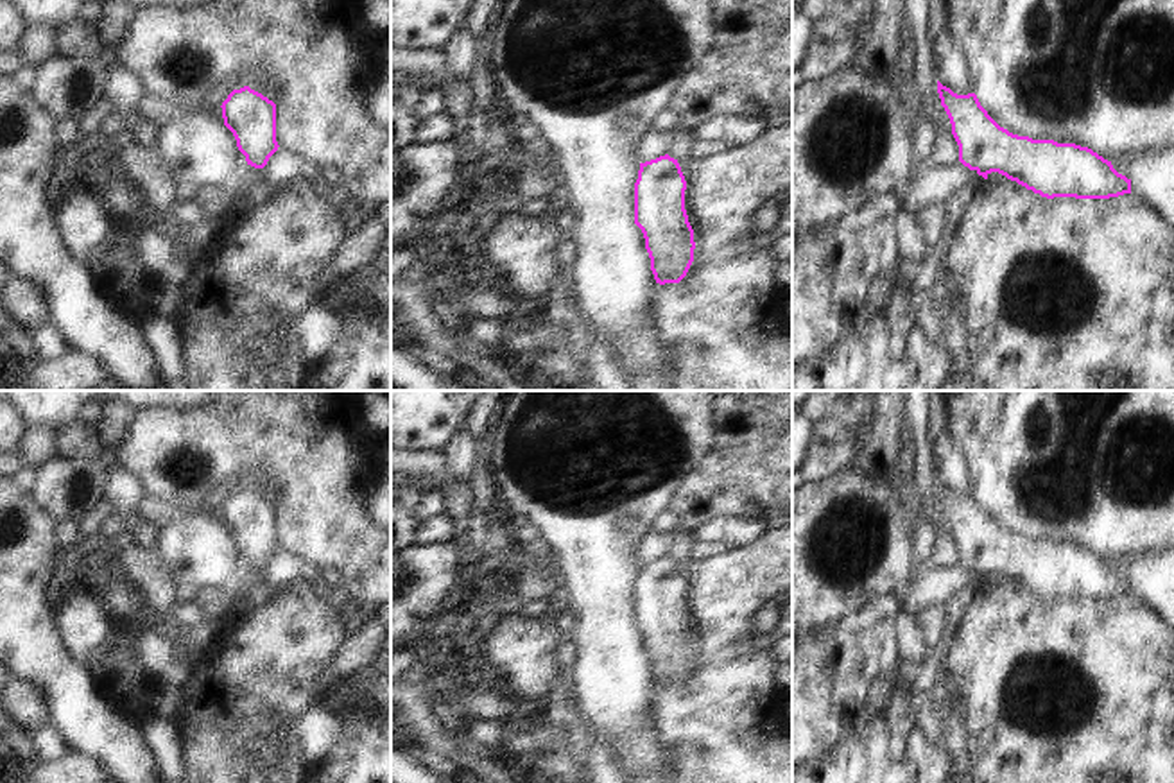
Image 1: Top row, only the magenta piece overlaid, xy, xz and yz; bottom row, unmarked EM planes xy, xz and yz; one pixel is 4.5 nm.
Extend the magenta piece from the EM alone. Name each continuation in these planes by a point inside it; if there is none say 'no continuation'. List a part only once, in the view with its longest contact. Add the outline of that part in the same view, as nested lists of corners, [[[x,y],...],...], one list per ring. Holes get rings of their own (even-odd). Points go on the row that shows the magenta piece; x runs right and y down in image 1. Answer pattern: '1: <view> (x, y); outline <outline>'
no continuation

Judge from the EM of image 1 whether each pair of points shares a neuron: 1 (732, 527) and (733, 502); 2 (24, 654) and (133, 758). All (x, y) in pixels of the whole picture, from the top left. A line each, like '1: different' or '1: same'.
1: different
2: same

